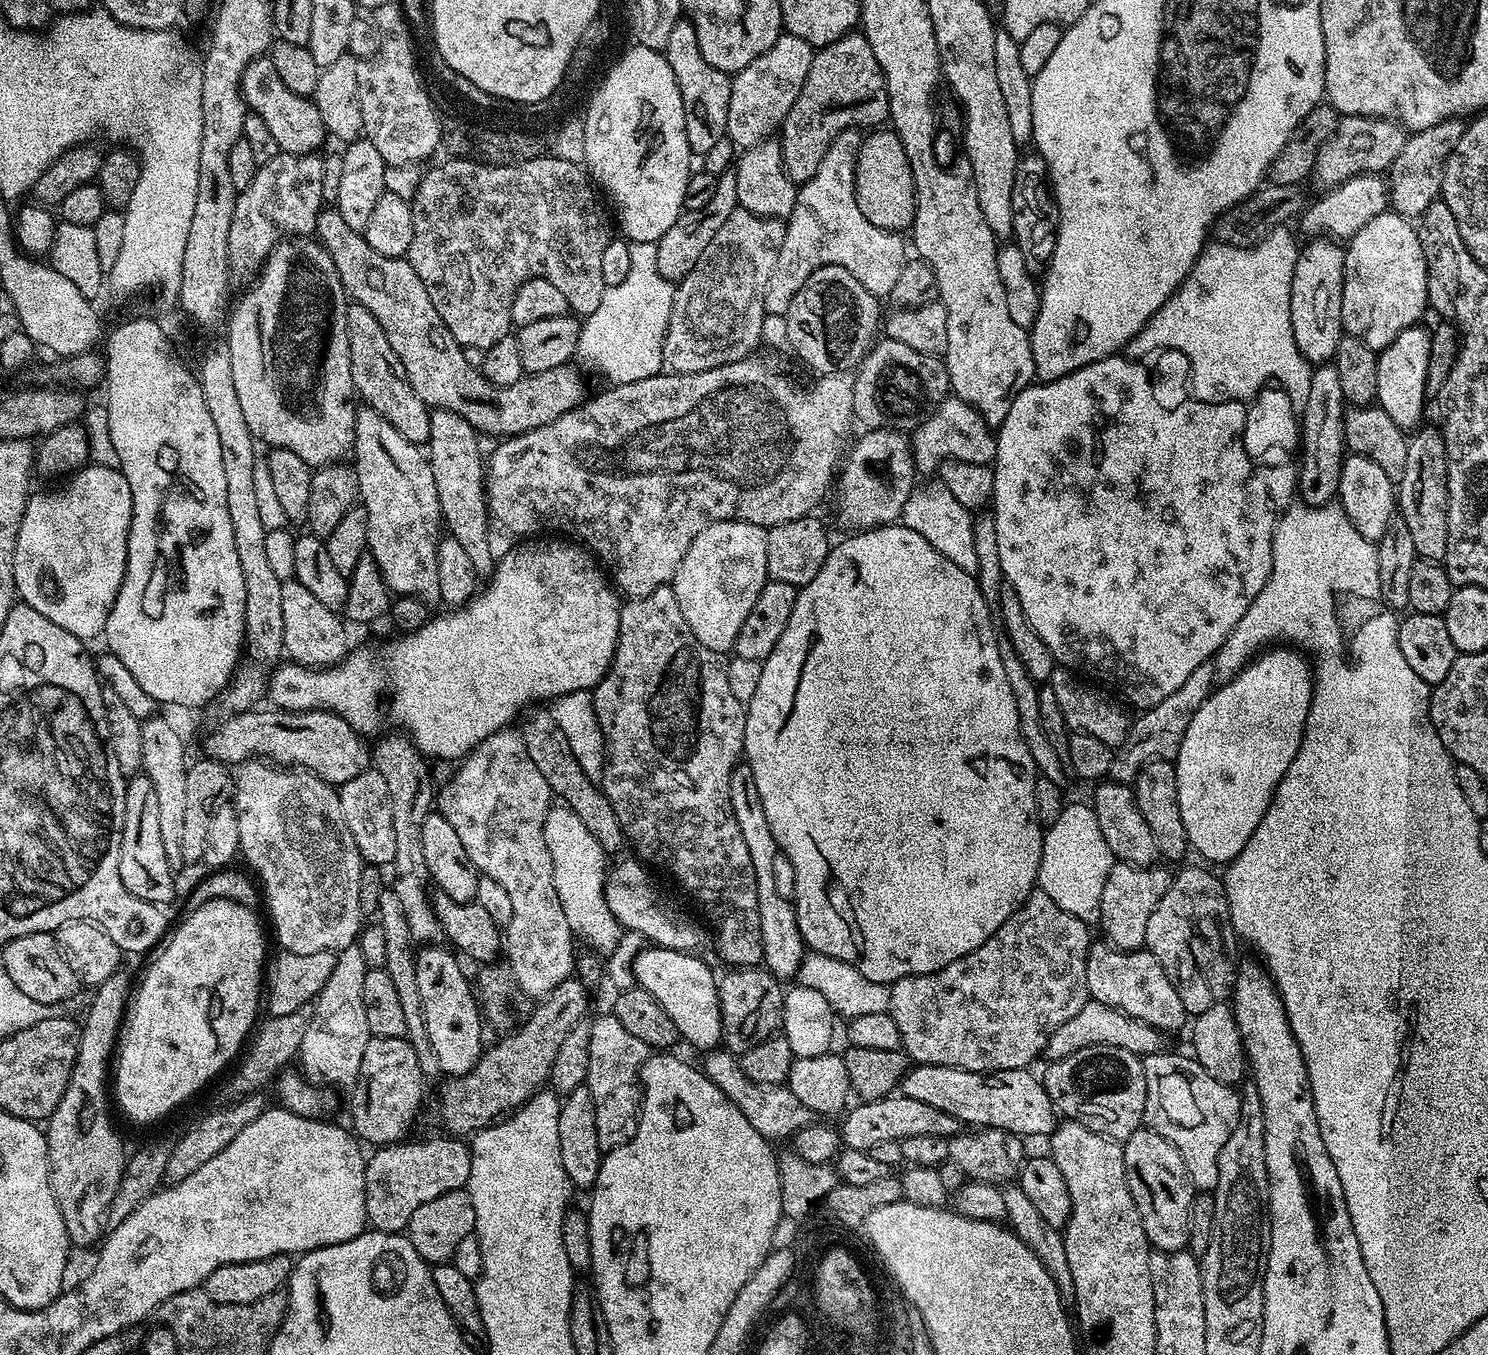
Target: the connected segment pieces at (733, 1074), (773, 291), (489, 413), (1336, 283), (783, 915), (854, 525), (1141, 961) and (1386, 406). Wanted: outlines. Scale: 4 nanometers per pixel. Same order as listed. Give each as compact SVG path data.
M712 1050L705 1055L708 1057L702 1063L702 1071L710 1078L710 1082L714 1082L714 1086L718 1086L718 1090L722 1090L722 1094L726 1094L726 1098L730 1098L730 1102L734 1102L734 1106L738 1106L738 1110L742 1110L742 1114L746 1114L746 1122L750 1122L750 1126L754 1126L758 1134L762 1134L769 1141L777 1142L783 1136L795 1136L797 1130L813 1119L813 1112L802 1106L786 1086L758 1083L745 1071L737 1057L736 1061L730 1053L720 1051Z
M848 128L834 138L818 170L807 182L799 185L796 205L787 217L784 241L766 290L764 307L767 315L783 317L798 290L807 284L810 274L823 264L837 264L848 268L870 294L878 298L891 297L894 282L902 274L906 259L905 237L898 232L882 230L862 214L856 197L856 163L862 136L855 128Z
M321 207L316 218L314 236L330 254L336 267L336 277L340 280L340 287L345 293L348 291L347 299L366 306L366 310L370 310L370 314L378 318L378 326L382 326L382 334L386 334L386 342L394 346L394 354L398 354L398 362L402 362L406 378L410 386L414 386L414 394L418 394L418 398L422 398L422 402L428 405L429 409L445 408L456 412L462 418L466 418L466 422L470 422L470 426L474 426L477 433L490 432L496 436L495 438L507 438L554 422L554 418L562 418L562 414L584 403L586 399L584 376L572 362L554 366L552 370L525 374L510 386L489 382L479 367L471 365L466 360L464 348L456 341L454 334L446 330L446 322L442 322L438 310L434 310L434 302L430 302L430 294L426 294L422 278L414 274L414 266L410 266L408 259L378 254L378 250L370 247L370 242L366 242L361 233L350 230L346 222L342 222L342 214L338 214L335 207Z
M1312 238L1307 243L1296 253L1290 290L1290 326L1294 330L1294 342L1304 359L1309 365L1319 366L1331 361L1342 335L1340 311L1345 249L1332 238Z
M746 762L737 763L736 769L730 774L730 806L734 810L734 818L738 818L738 830L742 830L742 838L746 838L746 850L750 850L750 860L754 862L754 872L756 874L756 885L758 886L758 918L760 919L760 933L762 934L762 954L764 955L762 964L763 967L767 968L773 976L777 978L789 978L795 977L796 971L800 969L800 963L804 957L806 951L806 945L802 934L798 930L798 922L796 921L796 906L791 899L788 900L780 893L780 884L776 881L776 856L778 860L778 849L776 846L776 839L774 834L770 834L770 822L766 822L766 809L762 806L762 797L758 794L758 786L754 782L754 770L750 770L750 766Z
M870 428L863 434L853 448L851 445L847 449L834 484L836 516L841 526L852 528L848 530L853 533L897 523L902 506L906 506L906 498L910 498L918 480L916 463L912 460L912 441L903 431Z
M1107 942L1093 943L1086 958L1086 986L1091 999L1146 1022L1162 1034L1178 1031L1186 1019L1178 990L1174 990L1170 978L1166 978L1166 970L1162 970L1158 958L1147 950L1124 952Z
M1424 326L1407 328L1390 342L1390 346L1379 349L1378 390L1375 403L1386 414L1390 414L1394 426L1405 430L1421 427L1420 419L1424 416L1424 391L1428 388L1428 363L1432 360L1432 336Z

